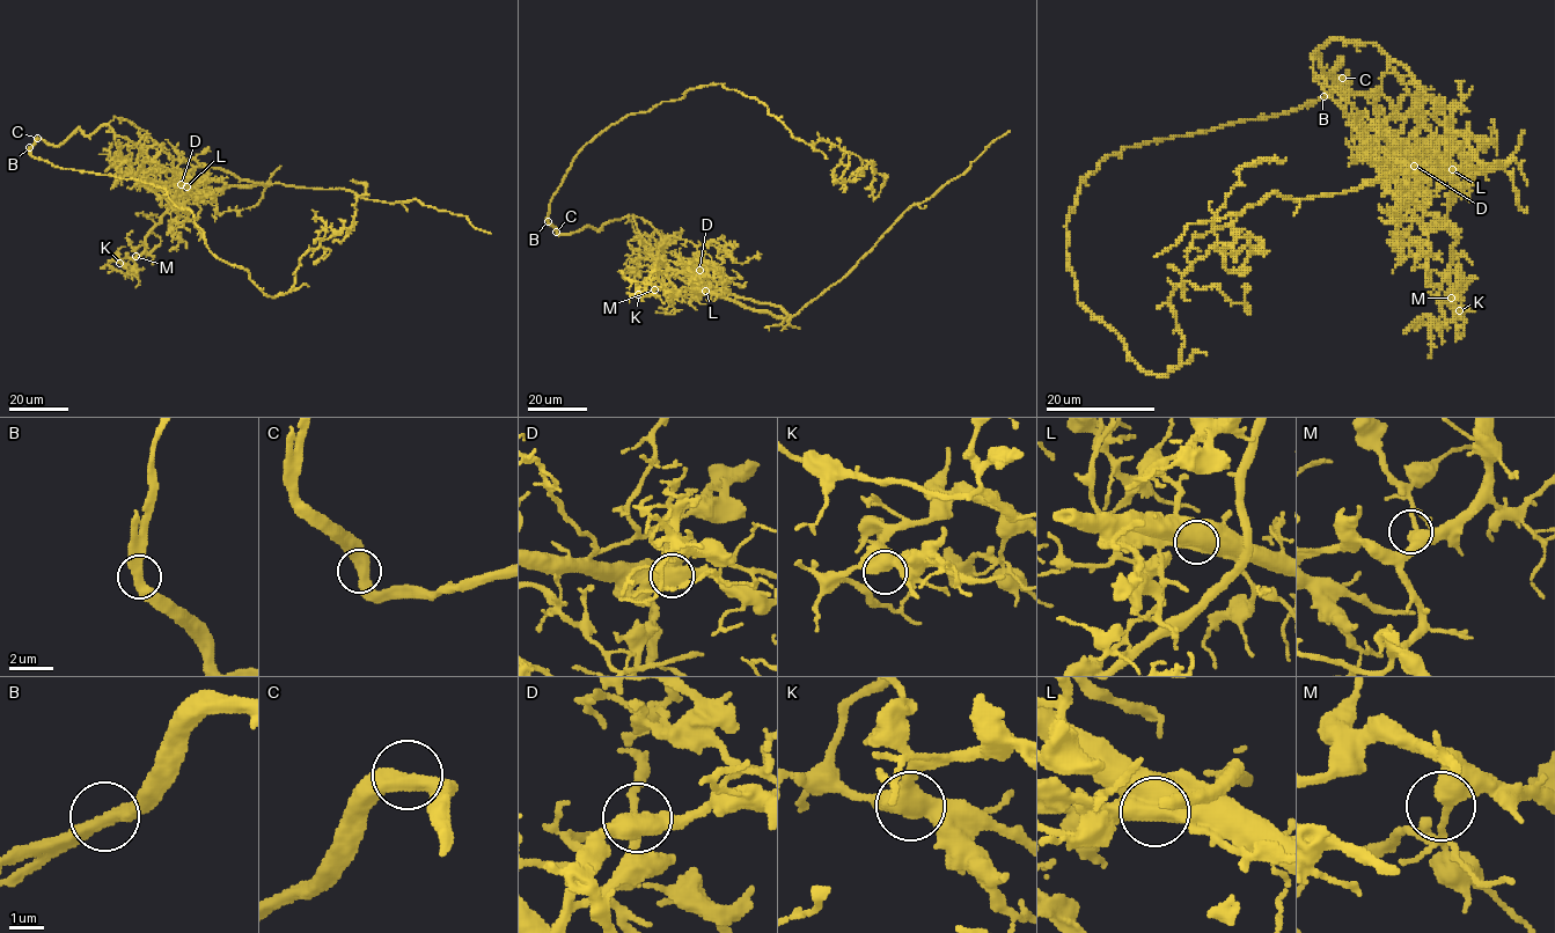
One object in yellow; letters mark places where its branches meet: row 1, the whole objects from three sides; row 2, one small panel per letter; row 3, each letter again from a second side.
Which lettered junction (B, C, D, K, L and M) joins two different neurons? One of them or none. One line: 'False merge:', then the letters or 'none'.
False merge: L

